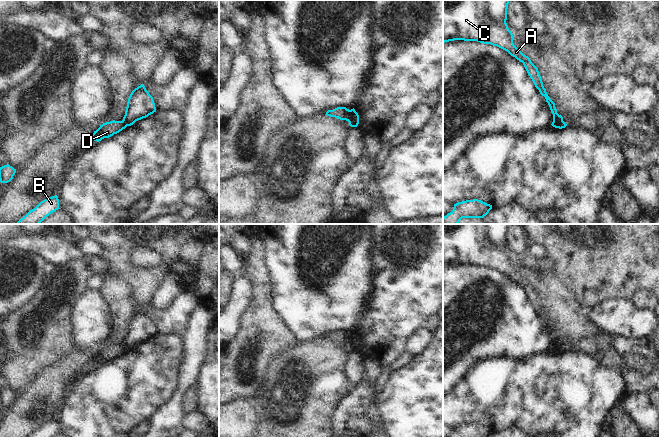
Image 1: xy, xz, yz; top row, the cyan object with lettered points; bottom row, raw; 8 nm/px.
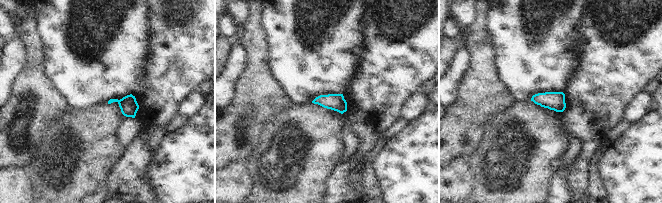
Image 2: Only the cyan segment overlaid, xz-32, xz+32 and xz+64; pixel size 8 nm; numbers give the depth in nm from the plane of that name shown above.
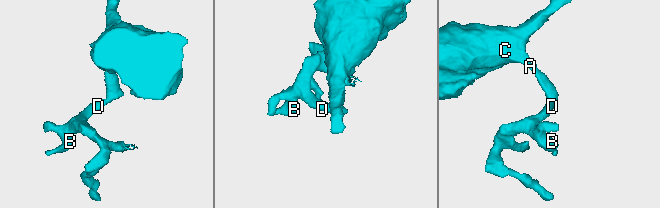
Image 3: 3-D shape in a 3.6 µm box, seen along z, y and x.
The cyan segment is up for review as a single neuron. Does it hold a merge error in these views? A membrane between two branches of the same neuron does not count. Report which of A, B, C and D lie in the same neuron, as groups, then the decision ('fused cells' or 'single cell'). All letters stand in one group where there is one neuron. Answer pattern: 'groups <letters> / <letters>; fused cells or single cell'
groups A C / B D; fused cells

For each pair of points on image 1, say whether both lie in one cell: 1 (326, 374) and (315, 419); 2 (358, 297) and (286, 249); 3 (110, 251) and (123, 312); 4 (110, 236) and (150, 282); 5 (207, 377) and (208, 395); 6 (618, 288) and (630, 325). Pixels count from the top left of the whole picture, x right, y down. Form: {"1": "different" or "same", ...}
{"1": "same", "2": "same", "3": "different", "4": "same", "5": "same", "6": "different"}

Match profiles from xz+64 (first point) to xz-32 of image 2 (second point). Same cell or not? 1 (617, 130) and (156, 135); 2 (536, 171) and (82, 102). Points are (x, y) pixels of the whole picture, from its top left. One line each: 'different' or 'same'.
1: different
2: different

